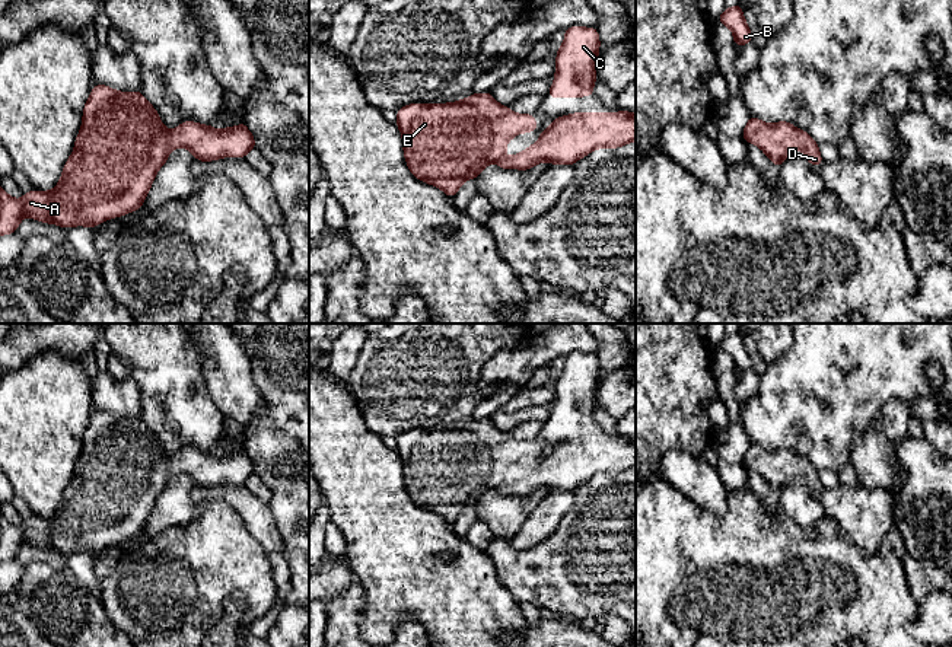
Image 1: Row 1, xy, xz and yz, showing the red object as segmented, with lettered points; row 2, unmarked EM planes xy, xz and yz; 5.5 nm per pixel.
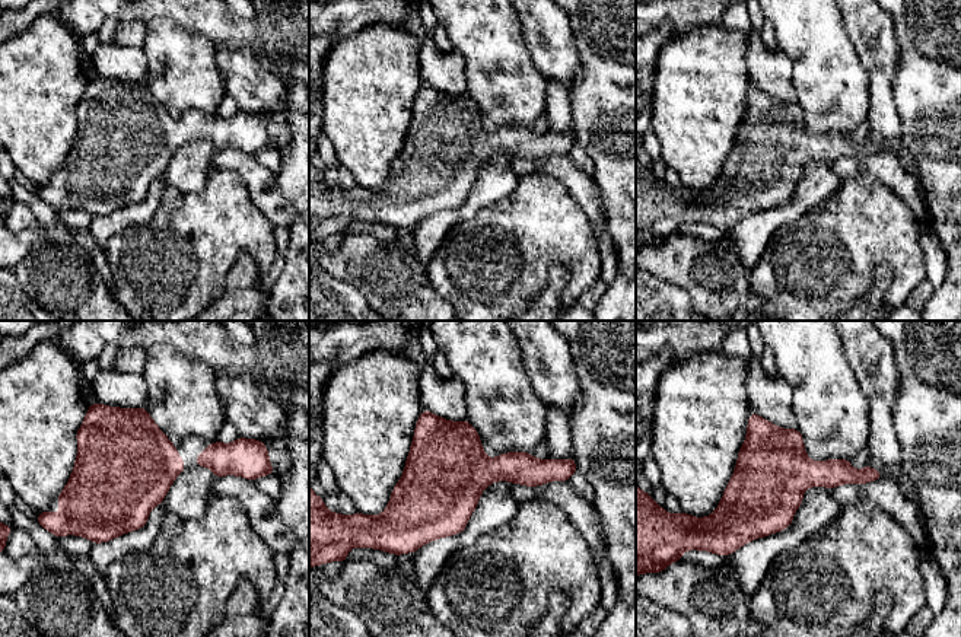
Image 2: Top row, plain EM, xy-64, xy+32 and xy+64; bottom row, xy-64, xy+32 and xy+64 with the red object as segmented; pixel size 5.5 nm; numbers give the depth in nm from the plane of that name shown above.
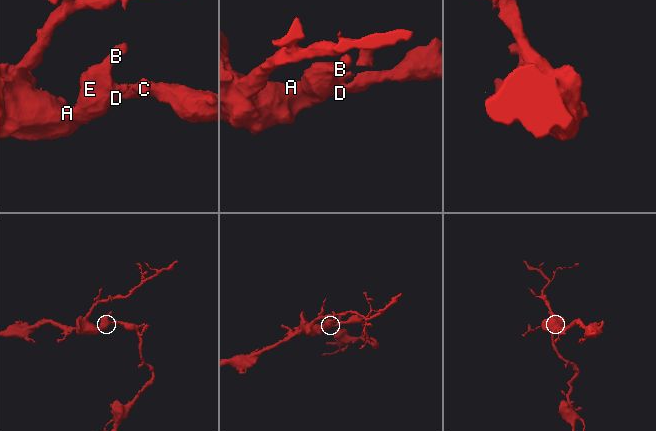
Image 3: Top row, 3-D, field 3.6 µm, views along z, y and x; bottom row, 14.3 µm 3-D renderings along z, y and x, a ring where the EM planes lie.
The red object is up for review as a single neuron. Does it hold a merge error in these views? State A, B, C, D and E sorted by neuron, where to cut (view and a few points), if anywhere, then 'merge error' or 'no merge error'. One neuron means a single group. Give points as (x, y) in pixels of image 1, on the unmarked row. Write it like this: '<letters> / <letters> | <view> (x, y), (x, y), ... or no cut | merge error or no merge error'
A B C D E | no cut | no merge error

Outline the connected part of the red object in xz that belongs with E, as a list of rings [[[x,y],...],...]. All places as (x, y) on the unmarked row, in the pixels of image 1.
[[[488,418],[472,420],[452,430],[408,430],[397,437],[395,450],[402,462],[410,498],[421,509],[440,514],[449,525],[467,506],[475,506],[491,490],[519,497],[544,488],[573,493],[595,475],[617,475],[636,468],[636,439],[574,439],[554,444],[537,469],[506,484],[507,468],[518,460],[534,459],[538,449],[531,440],[516,440],[500,431]]]

